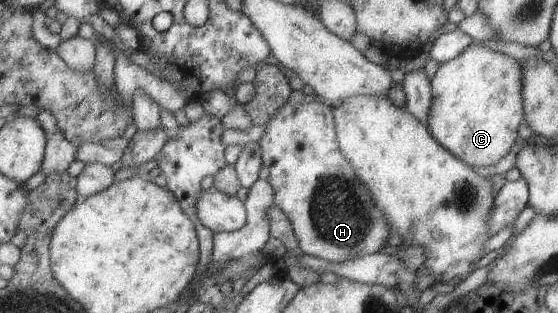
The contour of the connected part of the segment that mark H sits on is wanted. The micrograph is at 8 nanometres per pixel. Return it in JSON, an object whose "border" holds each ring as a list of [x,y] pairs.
{"border":[[[320,100],[313,102],[283,102],[264,123],[264,131],[257,143],[260,145],[262,164],[267,167],[267,181],[272,187],[272,203],[289,220],[301,254],[315,256],[328,262],[341,263],[347,260],[374,254],[392,242],[390,225],[375,207],[367,187],[357,181],[354,169],[343,157],[337,145],[334,130],[333,104]]]}

